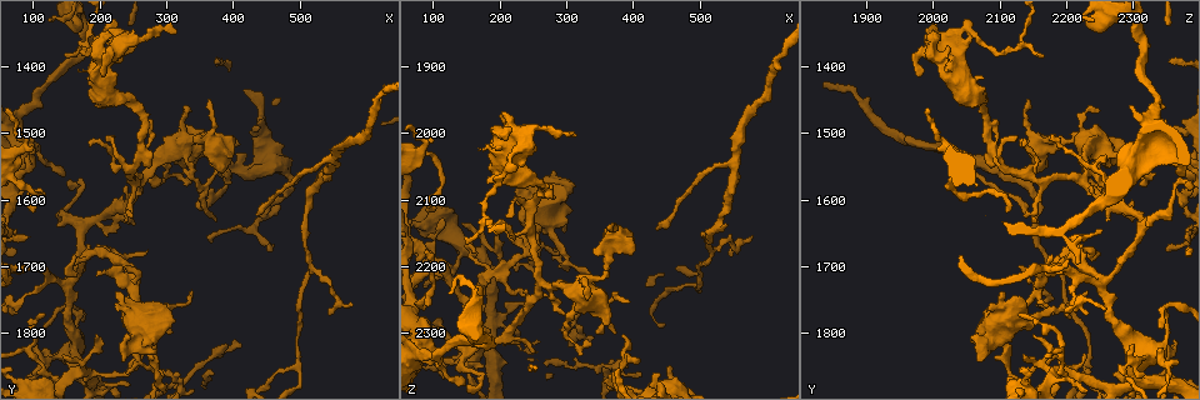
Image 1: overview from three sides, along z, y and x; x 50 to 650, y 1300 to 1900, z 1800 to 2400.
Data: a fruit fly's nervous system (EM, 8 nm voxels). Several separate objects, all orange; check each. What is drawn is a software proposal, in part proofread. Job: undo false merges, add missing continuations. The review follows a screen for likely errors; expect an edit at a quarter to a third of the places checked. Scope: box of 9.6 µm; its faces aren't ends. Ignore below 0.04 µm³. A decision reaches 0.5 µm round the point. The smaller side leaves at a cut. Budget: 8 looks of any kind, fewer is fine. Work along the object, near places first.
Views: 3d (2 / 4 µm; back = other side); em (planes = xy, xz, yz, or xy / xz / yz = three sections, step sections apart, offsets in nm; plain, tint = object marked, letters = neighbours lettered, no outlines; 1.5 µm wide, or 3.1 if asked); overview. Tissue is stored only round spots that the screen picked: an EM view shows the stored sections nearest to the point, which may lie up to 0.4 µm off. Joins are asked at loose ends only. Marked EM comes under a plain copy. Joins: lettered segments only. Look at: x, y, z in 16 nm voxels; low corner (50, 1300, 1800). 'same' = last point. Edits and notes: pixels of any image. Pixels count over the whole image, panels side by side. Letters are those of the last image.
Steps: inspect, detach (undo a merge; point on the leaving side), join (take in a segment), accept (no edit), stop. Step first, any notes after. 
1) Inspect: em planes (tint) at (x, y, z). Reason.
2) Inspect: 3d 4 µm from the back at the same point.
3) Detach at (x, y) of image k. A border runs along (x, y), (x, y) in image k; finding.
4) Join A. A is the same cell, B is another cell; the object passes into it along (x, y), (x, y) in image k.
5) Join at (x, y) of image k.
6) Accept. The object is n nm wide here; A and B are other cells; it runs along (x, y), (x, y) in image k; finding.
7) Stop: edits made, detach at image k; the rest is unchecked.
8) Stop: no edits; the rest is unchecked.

Inspect: em planes (letters) at (105, 1815, 2300). An open end.

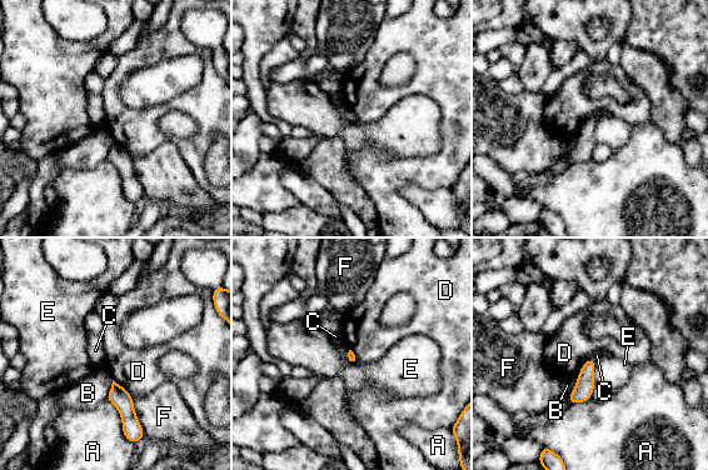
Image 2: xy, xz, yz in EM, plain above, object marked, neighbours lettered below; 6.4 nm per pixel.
Accept. A, B, C, D, E and F are other cells; no lettered segment goes on from it.

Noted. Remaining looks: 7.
Inspect: 3d 4 µm from the back at (495, 1845, 2235). Three arms meet.

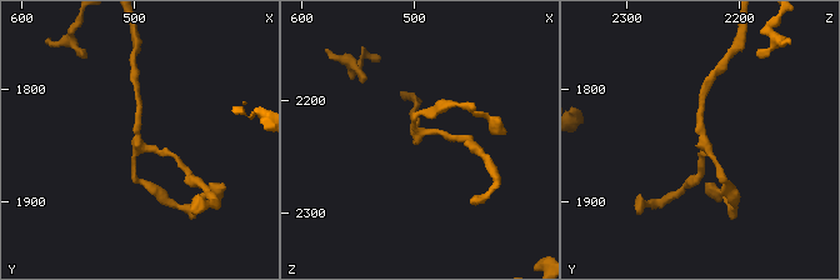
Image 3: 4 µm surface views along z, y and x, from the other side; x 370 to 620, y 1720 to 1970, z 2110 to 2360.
Inspect: em planes (tint) at (498, 1846, 2234).

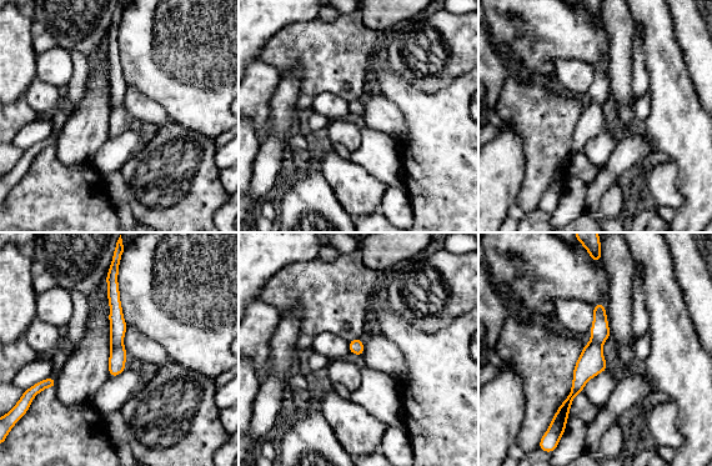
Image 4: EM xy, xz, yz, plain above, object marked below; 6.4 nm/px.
Inspect: em planes (letters) at the same point.

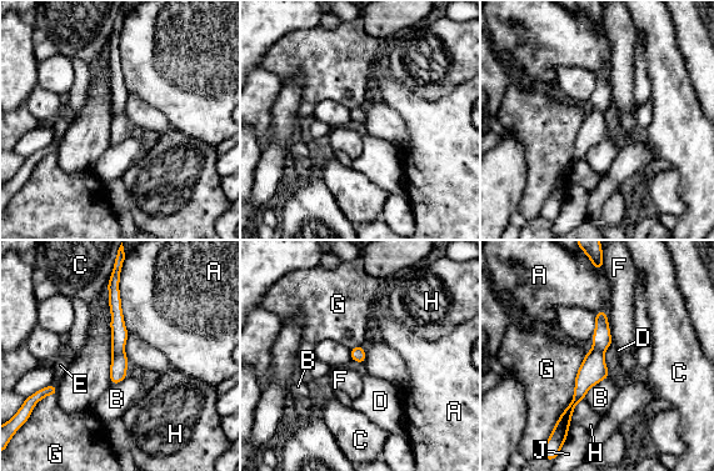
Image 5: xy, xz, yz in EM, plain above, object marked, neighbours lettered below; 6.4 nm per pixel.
Accept. A, B, C, D, E, F, G, H and J are other cells; a border runs along (612, 375), (594, 384), (584, 399) in image 5; one neuron here.

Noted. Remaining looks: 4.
Inspect: em planes (tint) at (205, 1355, 2060). Abrupt turn.

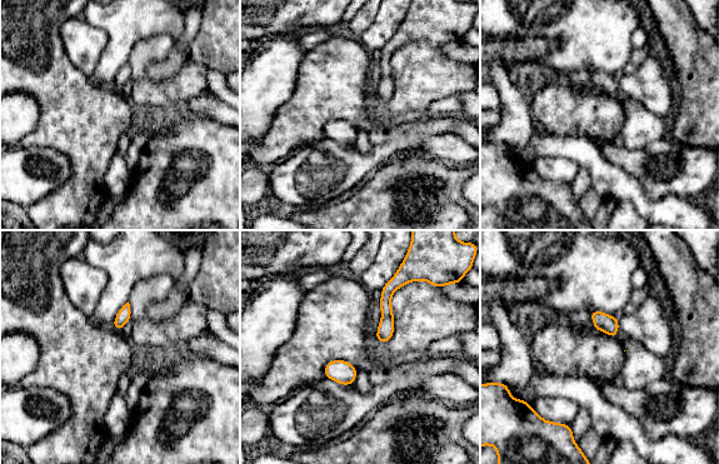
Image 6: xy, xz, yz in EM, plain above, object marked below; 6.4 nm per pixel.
Inspect: em planes (letters) at the same point. What lies round it.

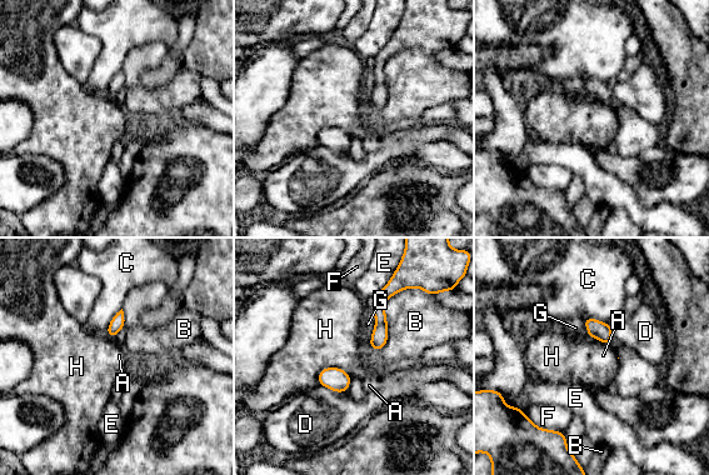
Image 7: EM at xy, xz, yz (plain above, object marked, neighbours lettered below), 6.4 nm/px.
Accept. The longest contact is with B, 460 nm; A, B, C, D, E, F, G and H are other cells; a border runs along (373, 310), (374, 330), (369, 349) in image 7; continuous, no second neuron.

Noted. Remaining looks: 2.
Stop: no edits; the rest is unchecked.

